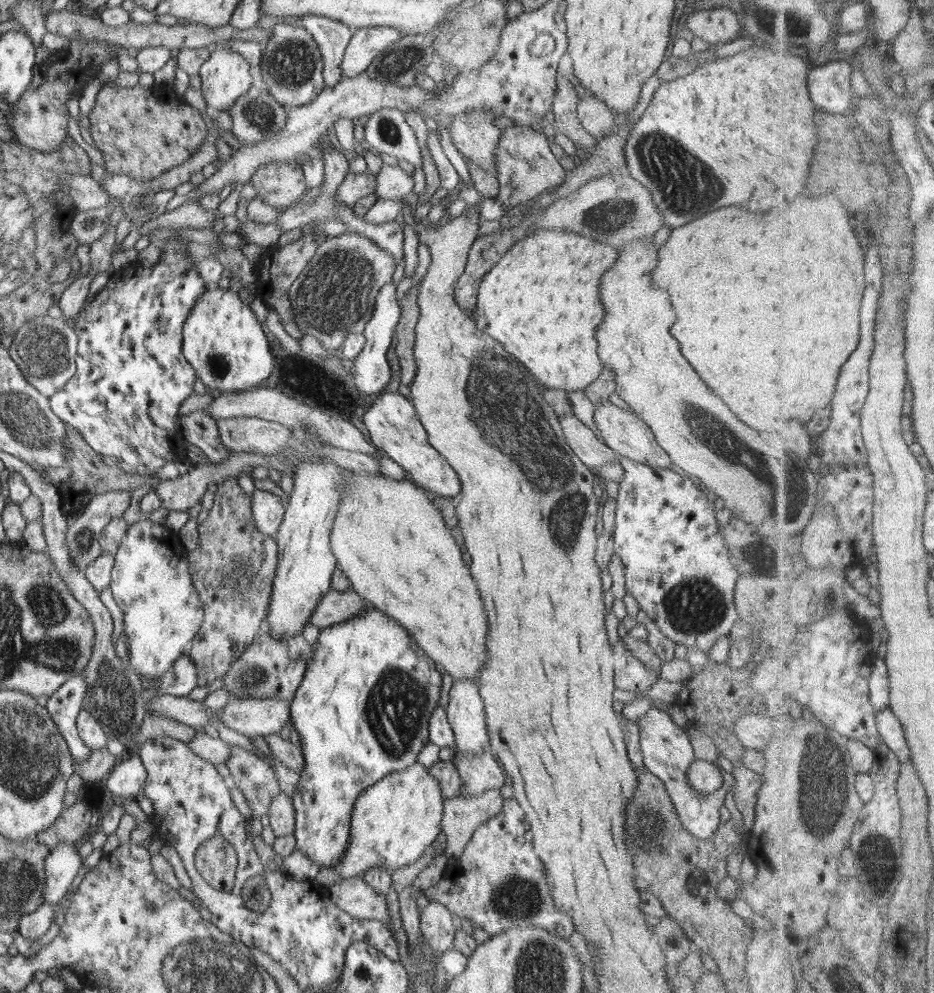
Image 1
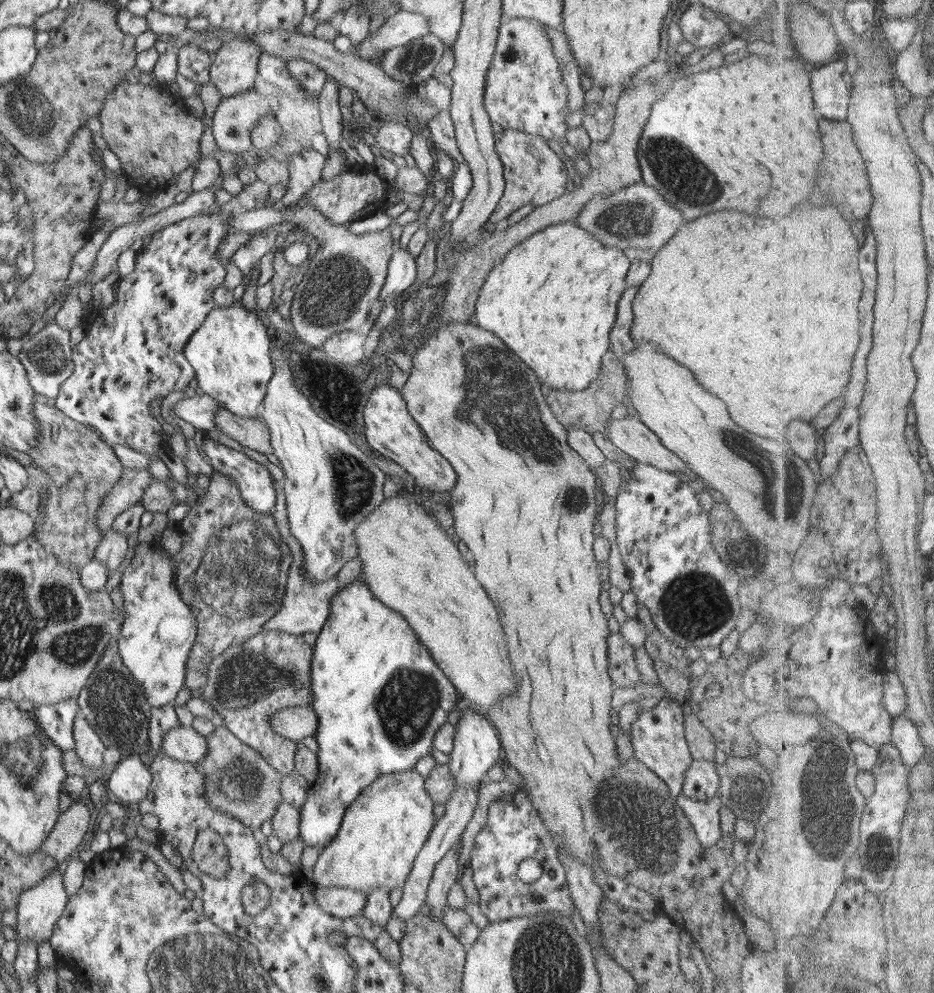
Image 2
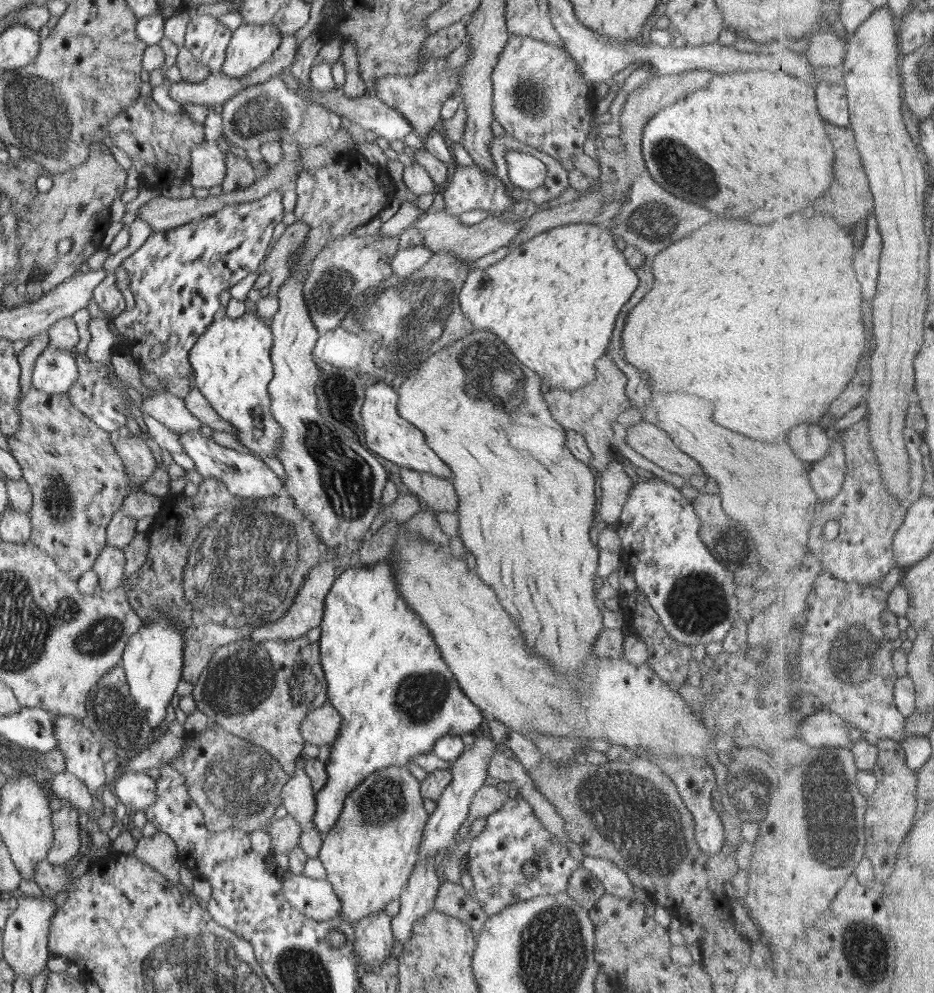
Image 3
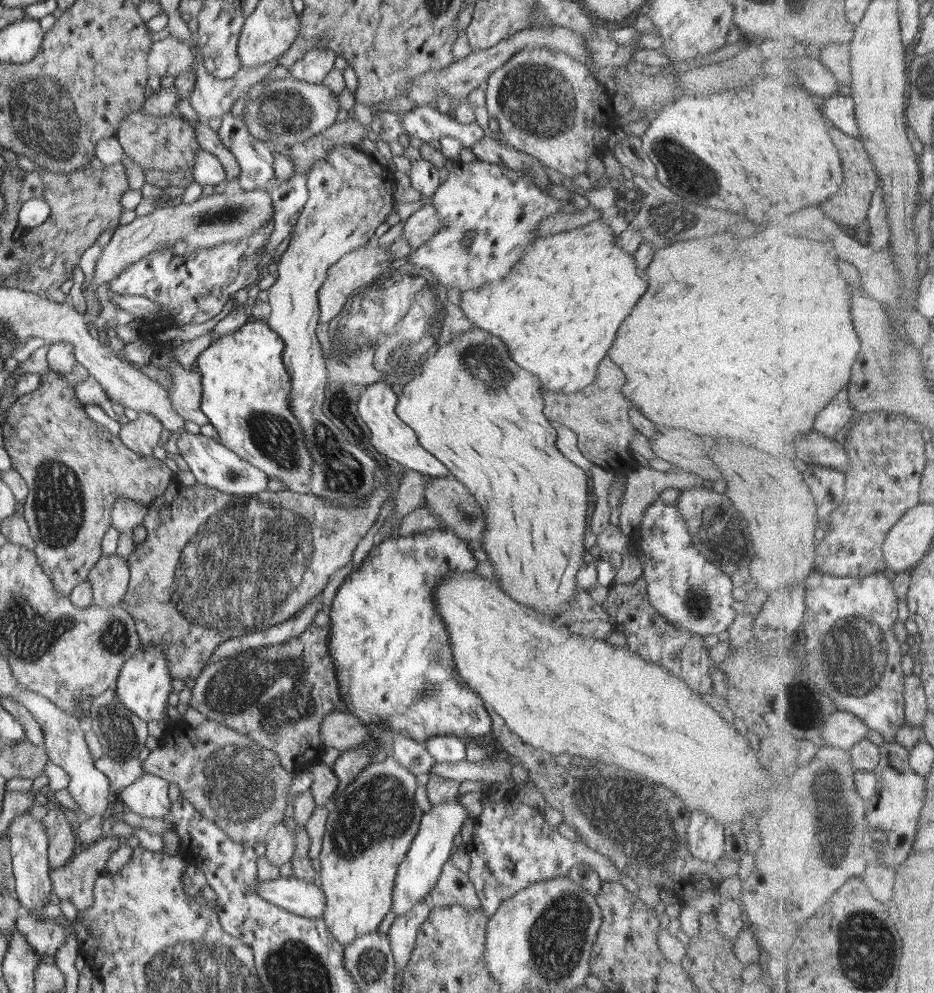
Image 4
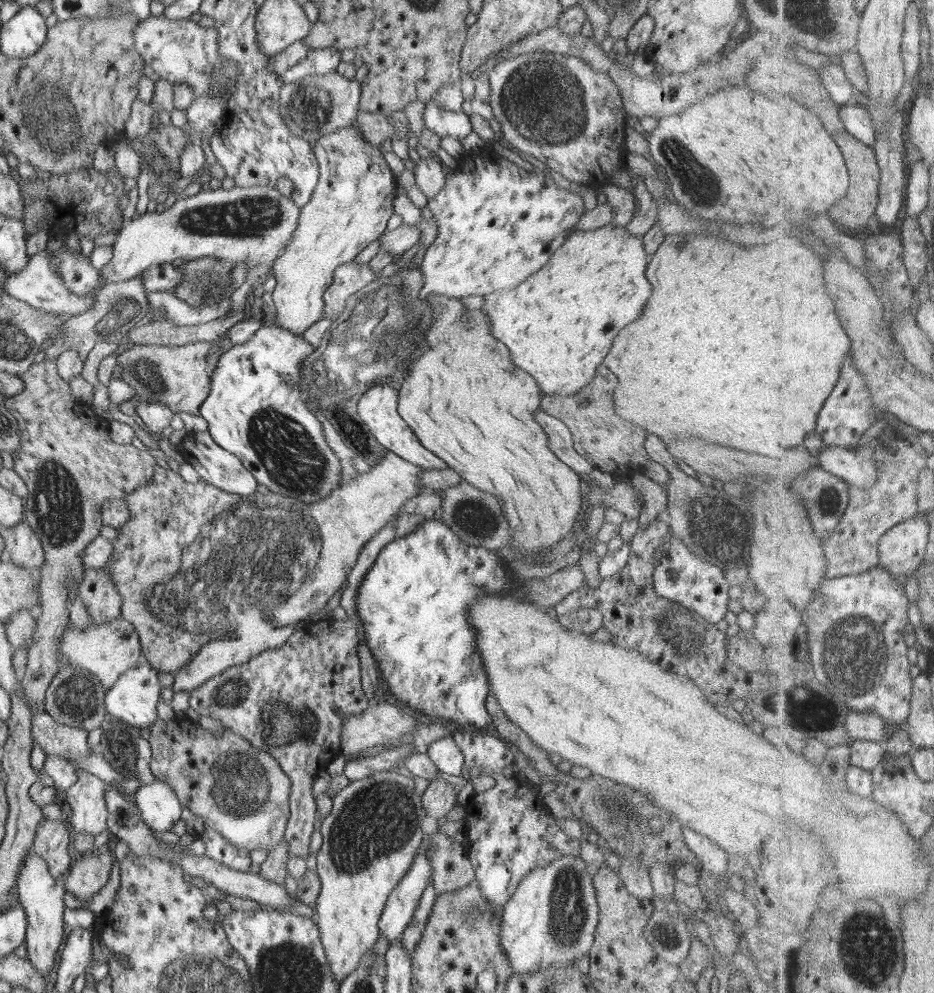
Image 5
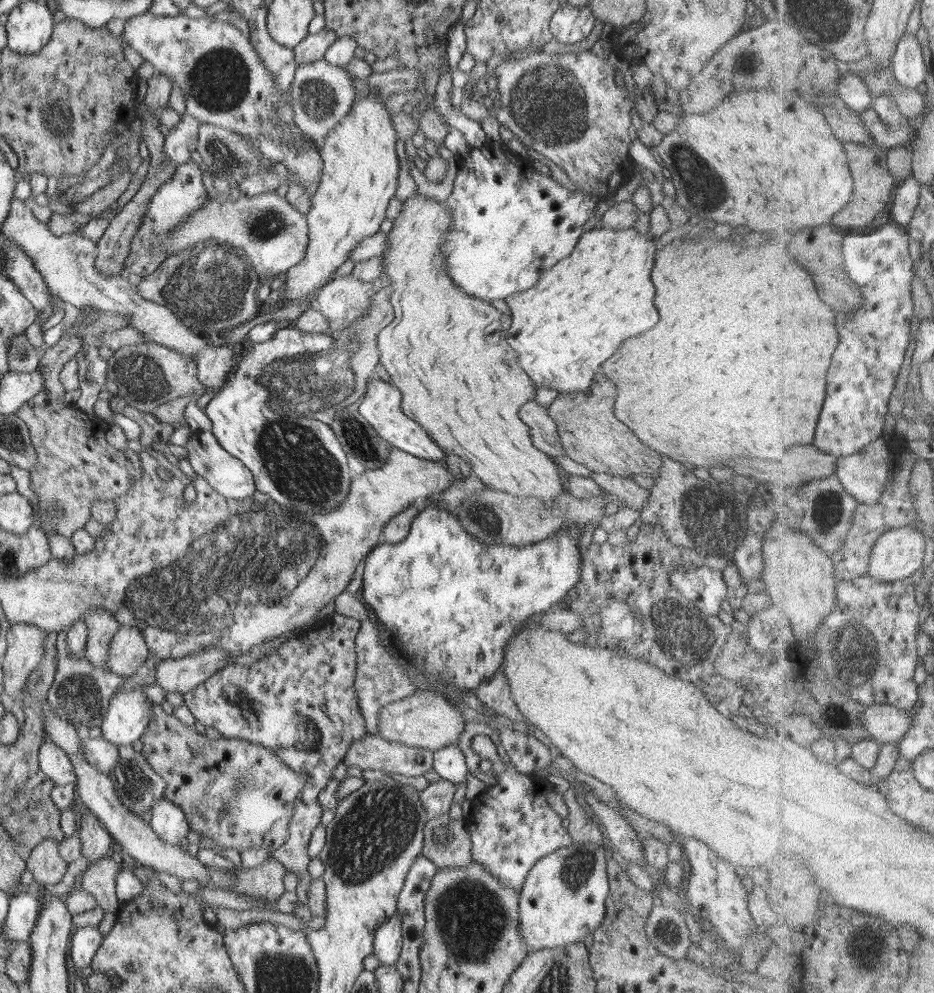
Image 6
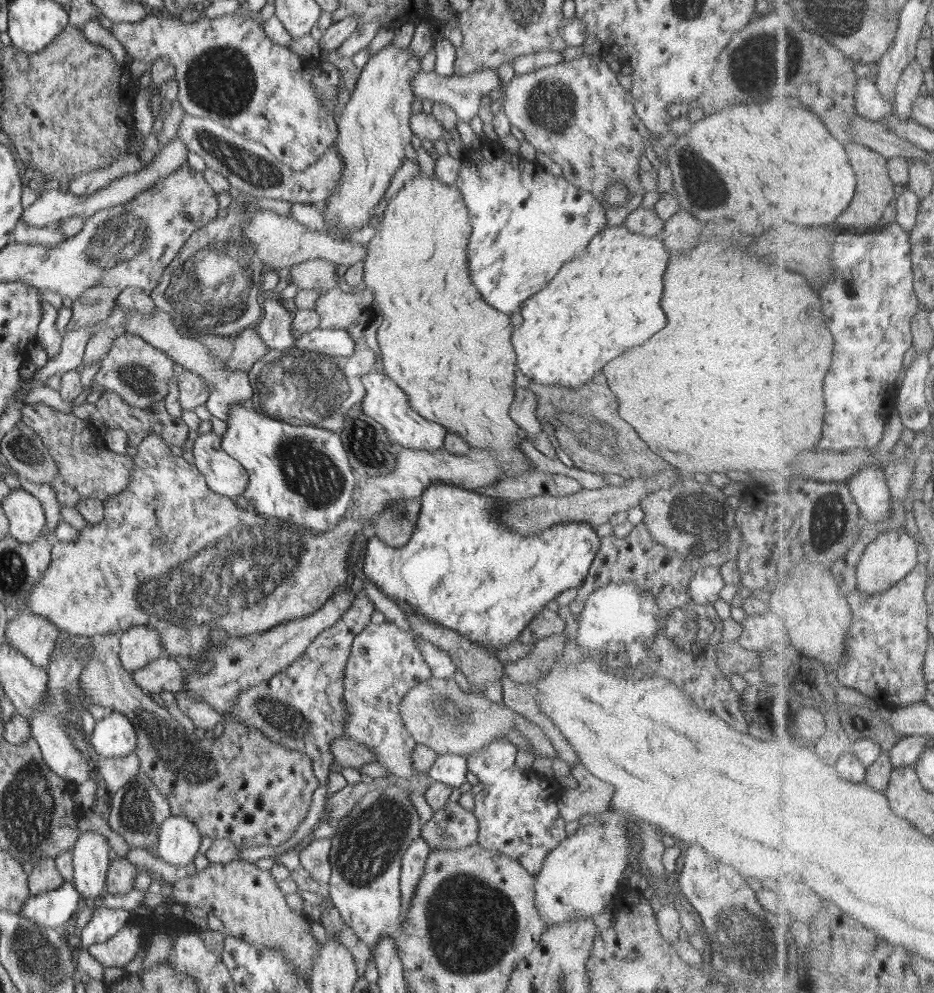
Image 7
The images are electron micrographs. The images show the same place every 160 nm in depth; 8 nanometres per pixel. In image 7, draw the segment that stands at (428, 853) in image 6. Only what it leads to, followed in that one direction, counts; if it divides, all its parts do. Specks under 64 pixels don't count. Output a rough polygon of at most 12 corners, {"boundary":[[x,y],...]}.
{"boundary":[[460,803],[435,811],[421,827],[434,849],[477,842],[476,815]]}

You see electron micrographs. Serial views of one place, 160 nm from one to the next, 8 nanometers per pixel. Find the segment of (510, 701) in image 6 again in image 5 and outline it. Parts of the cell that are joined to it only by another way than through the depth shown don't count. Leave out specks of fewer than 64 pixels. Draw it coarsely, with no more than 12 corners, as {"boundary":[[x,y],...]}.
{"boundary":[[492,691],[485,705],[506,743],[516,742],[516,753],[532,750],[532,741],[506,716]]}

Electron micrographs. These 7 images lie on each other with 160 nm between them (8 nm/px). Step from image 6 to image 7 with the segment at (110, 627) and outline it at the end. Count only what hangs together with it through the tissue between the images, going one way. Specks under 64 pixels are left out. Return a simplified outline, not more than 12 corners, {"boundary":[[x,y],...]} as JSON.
{"boundary":[[90,638],[79,684],[125,714],[140,772],[214,841],[280,846],[312,759],[230,717],[210,752]]}

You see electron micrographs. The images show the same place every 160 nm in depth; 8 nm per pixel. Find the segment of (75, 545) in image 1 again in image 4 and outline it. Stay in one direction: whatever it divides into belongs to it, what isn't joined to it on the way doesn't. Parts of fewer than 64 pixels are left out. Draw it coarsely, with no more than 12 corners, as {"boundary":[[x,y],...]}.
{"boundary":[[148,411],[121,425],[120,440],[153,455],[164,425]]}

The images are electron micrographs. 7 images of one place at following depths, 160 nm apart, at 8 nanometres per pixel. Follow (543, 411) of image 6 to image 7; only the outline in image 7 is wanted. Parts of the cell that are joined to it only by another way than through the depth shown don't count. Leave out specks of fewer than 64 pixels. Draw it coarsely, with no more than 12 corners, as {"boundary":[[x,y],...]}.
{"boundary":[[513,386],[510,418],[530,438],[542,431],[537,398],[529,388]]}

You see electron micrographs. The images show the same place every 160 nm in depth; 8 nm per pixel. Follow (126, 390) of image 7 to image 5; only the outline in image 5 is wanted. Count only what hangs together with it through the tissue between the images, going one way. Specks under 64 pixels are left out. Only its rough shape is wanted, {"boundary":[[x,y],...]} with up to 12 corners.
{"boundary":[[211,342],[116,357],[132,401],[199,413]]}

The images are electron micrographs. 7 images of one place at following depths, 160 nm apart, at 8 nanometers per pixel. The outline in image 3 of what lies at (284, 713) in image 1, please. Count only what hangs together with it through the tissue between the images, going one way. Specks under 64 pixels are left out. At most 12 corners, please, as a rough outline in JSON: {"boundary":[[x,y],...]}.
{"boundary":[[327,702],[301,724],[302,738],[330,747],[343,718]]}

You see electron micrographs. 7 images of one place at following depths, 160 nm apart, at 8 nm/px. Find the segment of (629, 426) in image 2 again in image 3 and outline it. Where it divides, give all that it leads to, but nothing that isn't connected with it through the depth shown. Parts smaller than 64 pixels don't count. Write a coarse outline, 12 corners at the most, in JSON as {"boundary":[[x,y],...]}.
{"boundary":[[642,420],[627,444],[686,478],[704,473],[659,426]]}

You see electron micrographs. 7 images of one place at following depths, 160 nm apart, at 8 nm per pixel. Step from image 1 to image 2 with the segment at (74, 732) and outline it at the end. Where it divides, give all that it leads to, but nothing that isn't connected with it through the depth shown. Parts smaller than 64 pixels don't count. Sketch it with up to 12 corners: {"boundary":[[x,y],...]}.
{"boundary":[[76,700],[36,705],[37,726],[63,751],[75,747]]}

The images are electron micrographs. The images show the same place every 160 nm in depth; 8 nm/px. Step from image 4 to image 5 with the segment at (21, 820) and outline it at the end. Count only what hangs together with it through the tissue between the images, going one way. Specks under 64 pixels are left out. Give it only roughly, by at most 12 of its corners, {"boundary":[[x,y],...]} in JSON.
{"boundary":[[32,850],[17,883],[27,959],[47,977],[64,938],[65,886]]}

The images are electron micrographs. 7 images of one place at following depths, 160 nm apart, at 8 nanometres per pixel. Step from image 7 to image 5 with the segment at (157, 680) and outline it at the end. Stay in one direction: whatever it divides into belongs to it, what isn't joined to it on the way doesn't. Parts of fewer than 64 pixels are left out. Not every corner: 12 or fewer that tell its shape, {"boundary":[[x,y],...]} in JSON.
{"boundary":[[244,640],[201,646],[173,675],[174,692],[190,692],[252,658]]}

